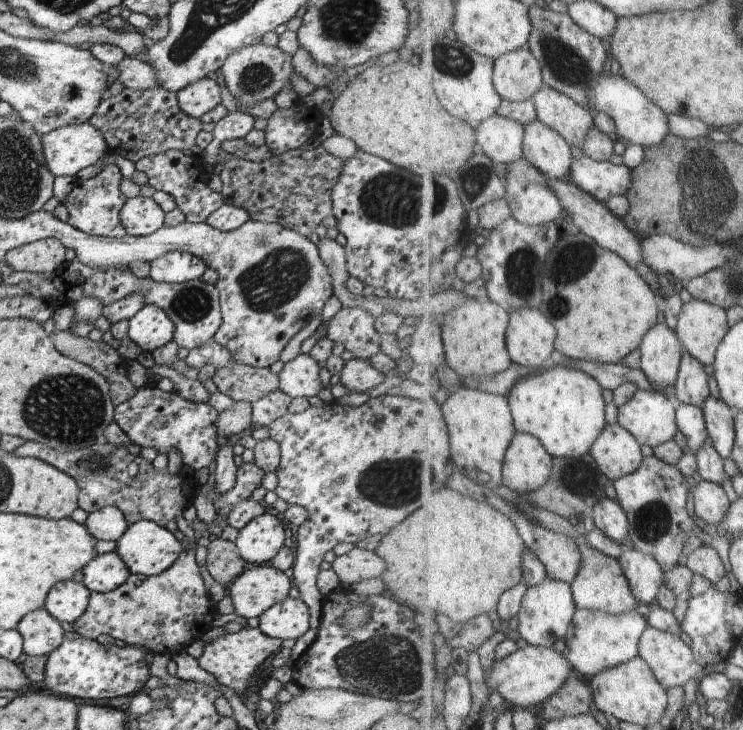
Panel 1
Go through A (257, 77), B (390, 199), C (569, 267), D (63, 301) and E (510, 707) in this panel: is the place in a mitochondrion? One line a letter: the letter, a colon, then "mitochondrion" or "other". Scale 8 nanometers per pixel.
A: mitochondrion
B: mitochondrion
C: mitochondrion
D: other
E: other

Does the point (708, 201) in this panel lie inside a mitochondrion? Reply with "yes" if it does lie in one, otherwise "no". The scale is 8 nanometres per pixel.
yes

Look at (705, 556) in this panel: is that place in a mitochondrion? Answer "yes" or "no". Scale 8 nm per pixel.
no

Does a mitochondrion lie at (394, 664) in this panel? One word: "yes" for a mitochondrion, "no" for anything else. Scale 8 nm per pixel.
yes

